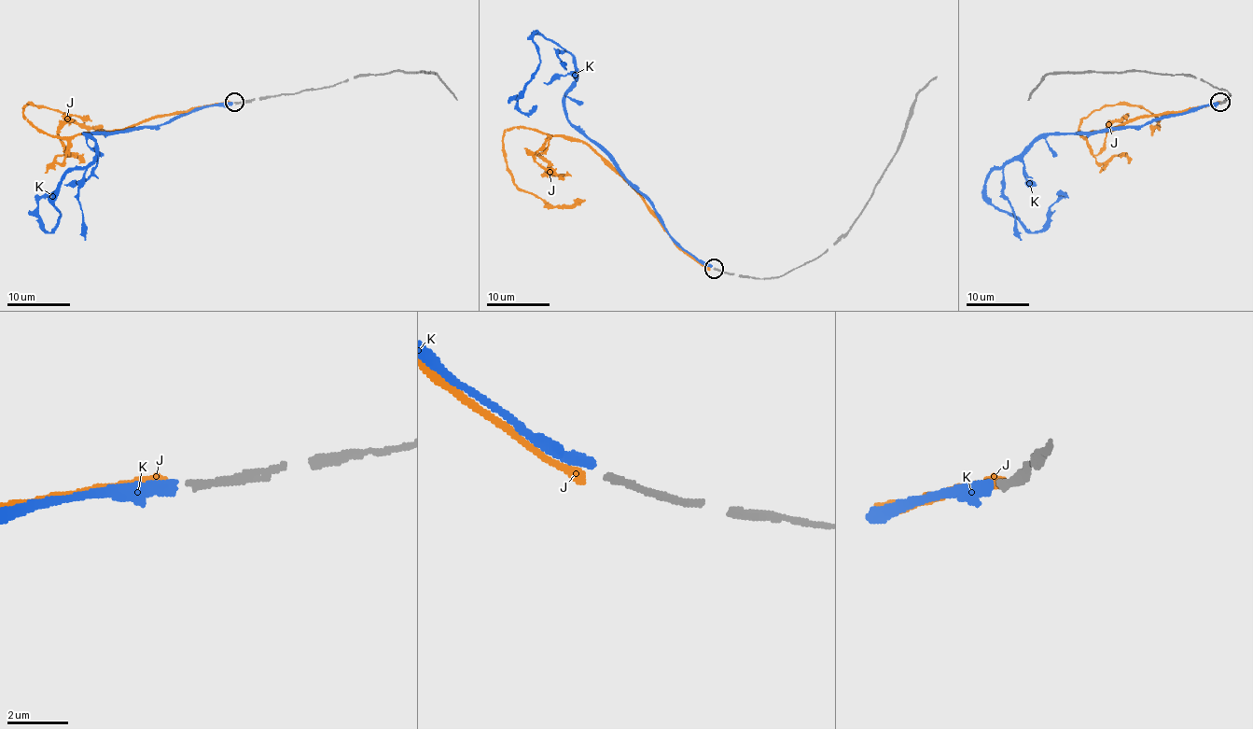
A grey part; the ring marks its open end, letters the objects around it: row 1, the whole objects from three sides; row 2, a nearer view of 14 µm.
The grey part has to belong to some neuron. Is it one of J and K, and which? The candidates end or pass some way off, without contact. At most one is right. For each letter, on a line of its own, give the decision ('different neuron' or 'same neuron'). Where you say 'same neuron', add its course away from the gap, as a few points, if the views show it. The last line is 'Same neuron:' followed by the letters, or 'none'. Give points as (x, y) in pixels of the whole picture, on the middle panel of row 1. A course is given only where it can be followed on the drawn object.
J: different neuron
K: different neuron
Same neuron: none

